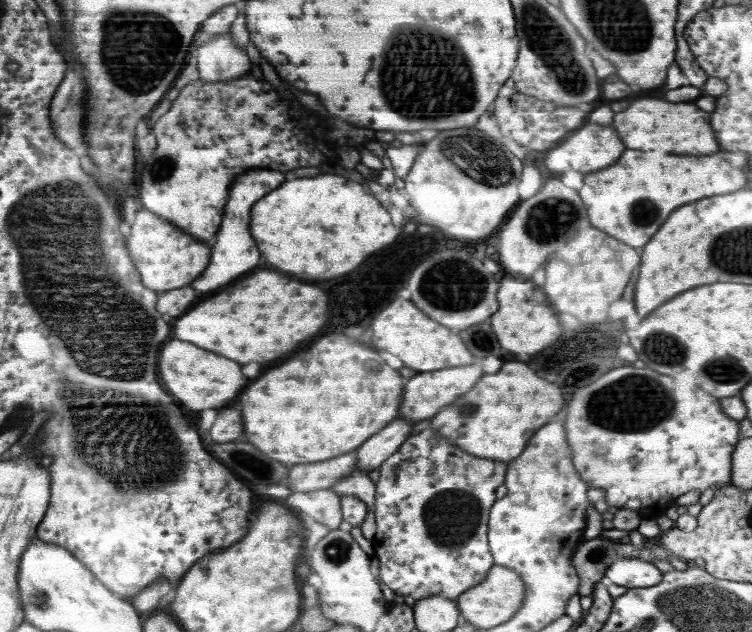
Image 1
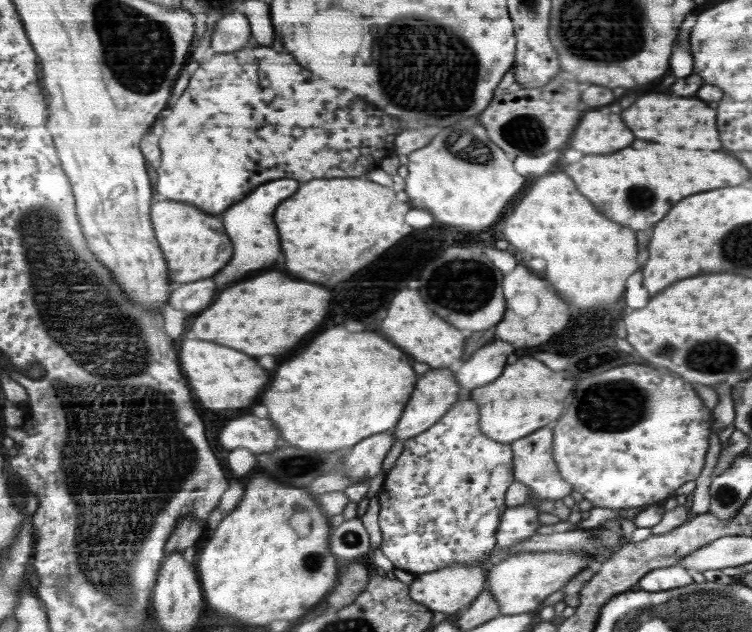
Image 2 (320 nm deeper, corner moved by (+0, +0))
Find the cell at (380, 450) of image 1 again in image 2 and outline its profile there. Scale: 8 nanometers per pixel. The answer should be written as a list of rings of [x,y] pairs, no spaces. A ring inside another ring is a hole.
[[[439,368],[439,369],[430,369],[427,373],[422,376],[422,378],[418,378],[417,382],[415,383],[414,392],[412,392],[409,401],[406,403],[404,407],[402,416],[400,420],[396,423],[390,431],[393,434],[395,440],[405,440],[407,441],[409,438],[418,436],[422,434],[425,430],[428,430],[432,425],[435,425],[436,422],[446,414],[446,411],[458,401],[458,391],[459,391],[459,384],[456,382],[454,373],[450,371],[450,369],[446,370],[446,368]]]

